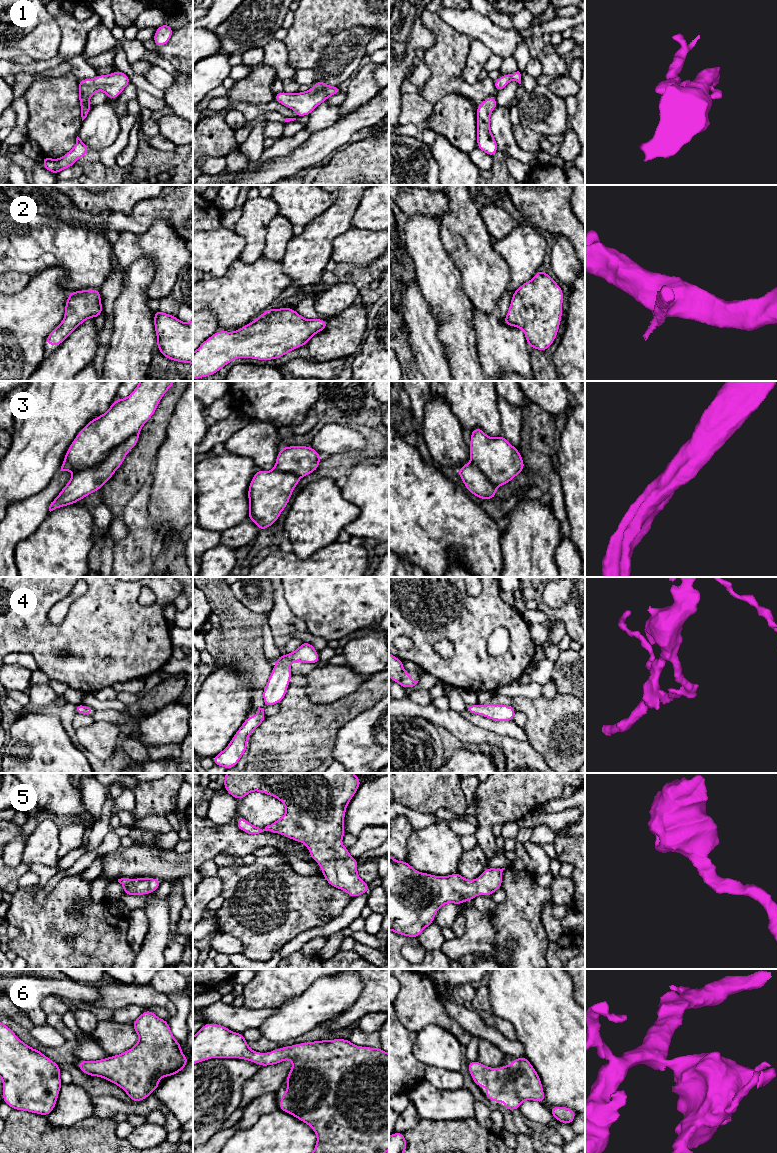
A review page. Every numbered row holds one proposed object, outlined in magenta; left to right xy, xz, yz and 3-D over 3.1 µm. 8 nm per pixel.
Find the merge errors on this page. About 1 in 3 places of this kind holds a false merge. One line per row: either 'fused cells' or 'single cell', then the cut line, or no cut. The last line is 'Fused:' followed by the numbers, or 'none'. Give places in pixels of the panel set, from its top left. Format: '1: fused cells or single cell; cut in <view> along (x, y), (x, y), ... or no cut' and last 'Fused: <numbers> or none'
1: single cell; no cut
2: single cell; no cut
3: single cell; no cut
4: single cell; no cut
5: single cell; no cut
6: single cell; no cut
Fused: none

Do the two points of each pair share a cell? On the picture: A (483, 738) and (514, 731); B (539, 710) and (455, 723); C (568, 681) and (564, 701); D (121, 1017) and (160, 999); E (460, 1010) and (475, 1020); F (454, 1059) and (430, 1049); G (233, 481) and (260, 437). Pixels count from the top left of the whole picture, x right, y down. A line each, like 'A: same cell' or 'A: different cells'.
A: different cells
B: different cells
C: different cells
D: different cells
E: same cell
F: same cell
G: same cell

